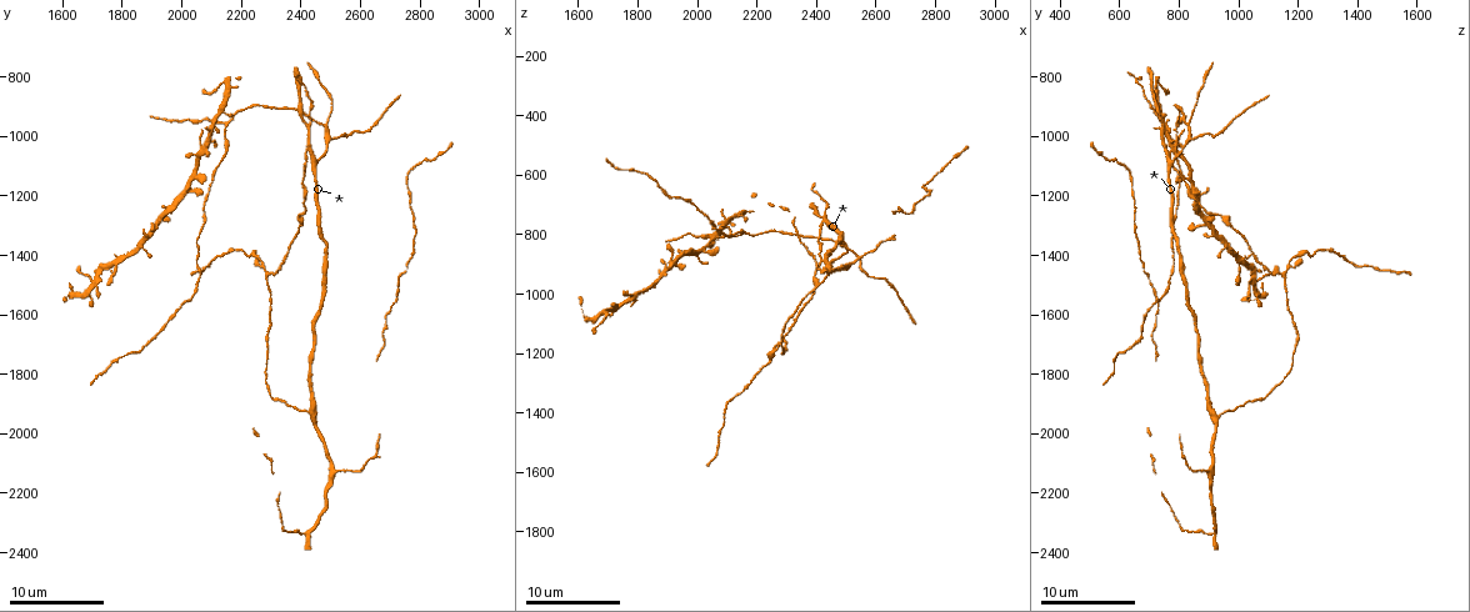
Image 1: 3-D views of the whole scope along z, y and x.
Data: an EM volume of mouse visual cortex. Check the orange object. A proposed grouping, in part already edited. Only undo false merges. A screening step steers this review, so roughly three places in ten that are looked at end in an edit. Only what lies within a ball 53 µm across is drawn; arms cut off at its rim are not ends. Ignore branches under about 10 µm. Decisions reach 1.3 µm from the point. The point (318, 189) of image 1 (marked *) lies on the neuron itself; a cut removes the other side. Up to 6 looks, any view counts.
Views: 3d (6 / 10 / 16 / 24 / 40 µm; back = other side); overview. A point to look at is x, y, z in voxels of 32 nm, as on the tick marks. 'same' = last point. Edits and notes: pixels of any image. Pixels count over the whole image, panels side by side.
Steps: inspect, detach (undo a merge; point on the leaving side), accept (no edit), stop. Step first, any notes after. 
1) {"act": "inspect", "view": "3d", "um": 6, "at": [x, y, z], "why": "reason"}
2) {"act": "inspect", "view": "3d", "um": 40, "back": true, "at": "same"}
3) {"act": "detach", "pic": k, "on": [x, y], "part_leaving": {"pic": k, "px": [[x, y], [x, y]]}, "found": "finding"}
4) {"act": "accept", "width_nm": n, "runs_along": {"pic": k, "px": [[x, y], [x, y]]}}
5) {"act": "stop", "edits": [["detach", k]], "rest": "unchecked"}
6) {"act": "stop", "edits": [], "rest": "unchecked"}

{"act": "inspect", "view": "3d", "um": 6, "at": [2030, 1140, 840]}

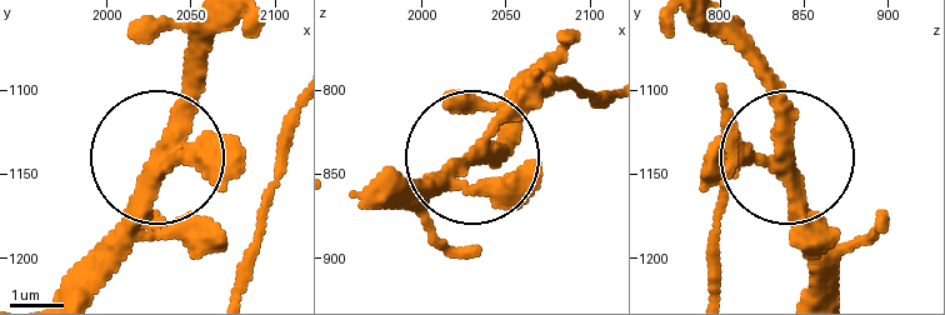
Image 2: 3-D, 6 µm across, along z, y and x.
{"act": "accept", "width_nm": 280, "found": "continuous, no second neuron"}

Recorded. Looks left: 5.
{"act": "inspect", "view": "3d", "um": 10, "at": [2480, 1030, 820], "why": "three arms meet"}

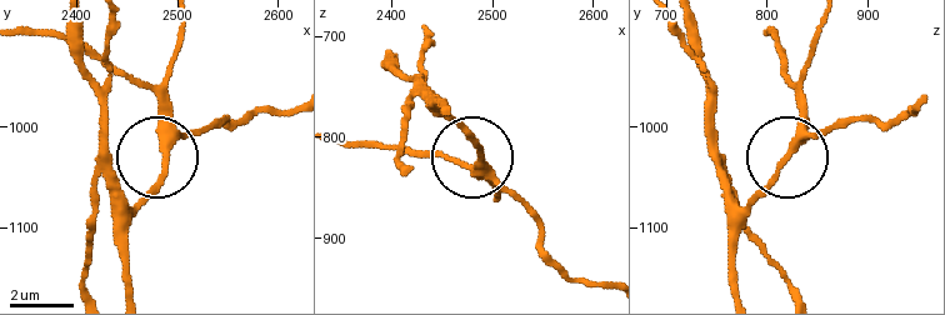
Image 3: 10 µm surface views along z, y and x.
{"act": "accept", "runs_along": {"pic": 3, "px": [[133, 290], [125, 218], [165, 161], [165, 75]]}, "found": "continuous, no second neuron"}

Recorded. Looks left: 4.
{"act": "inspect", "view": "3d", "um": 6, "at": [2290, 1470, 1150], "why": "branch point"}

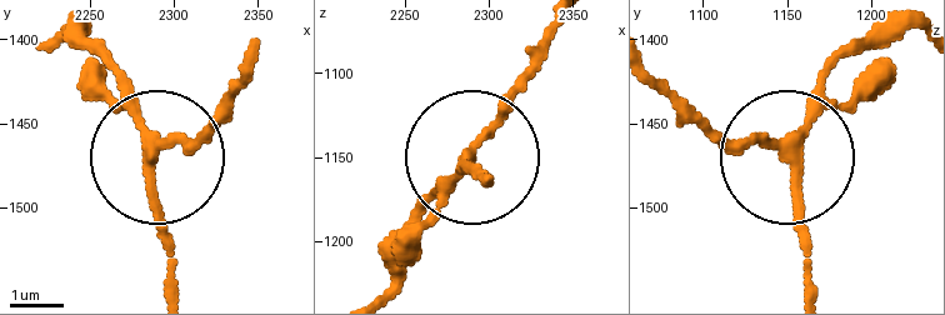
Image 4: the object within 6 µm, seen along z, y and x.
{"act": "inspect", "view": "3d", "um": 6, "back": true, "at": [2286, 1464, 1154]}

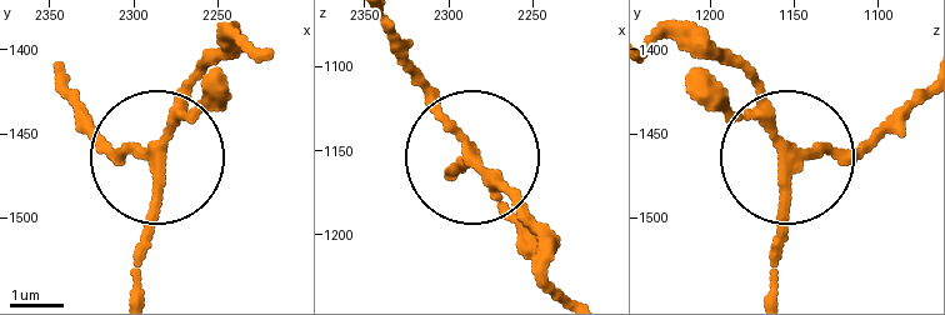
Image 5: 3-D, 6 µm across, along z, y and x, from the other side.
{"act": "accept", "runs_along": {"pic": 5, "px": [[918, 93], [864, 143], [788, 156], [708, 84]]}, "found": "all the same neuron"}

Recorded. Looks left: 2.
{"act": "stop", "edits": [], "rest": "unchecked"}

